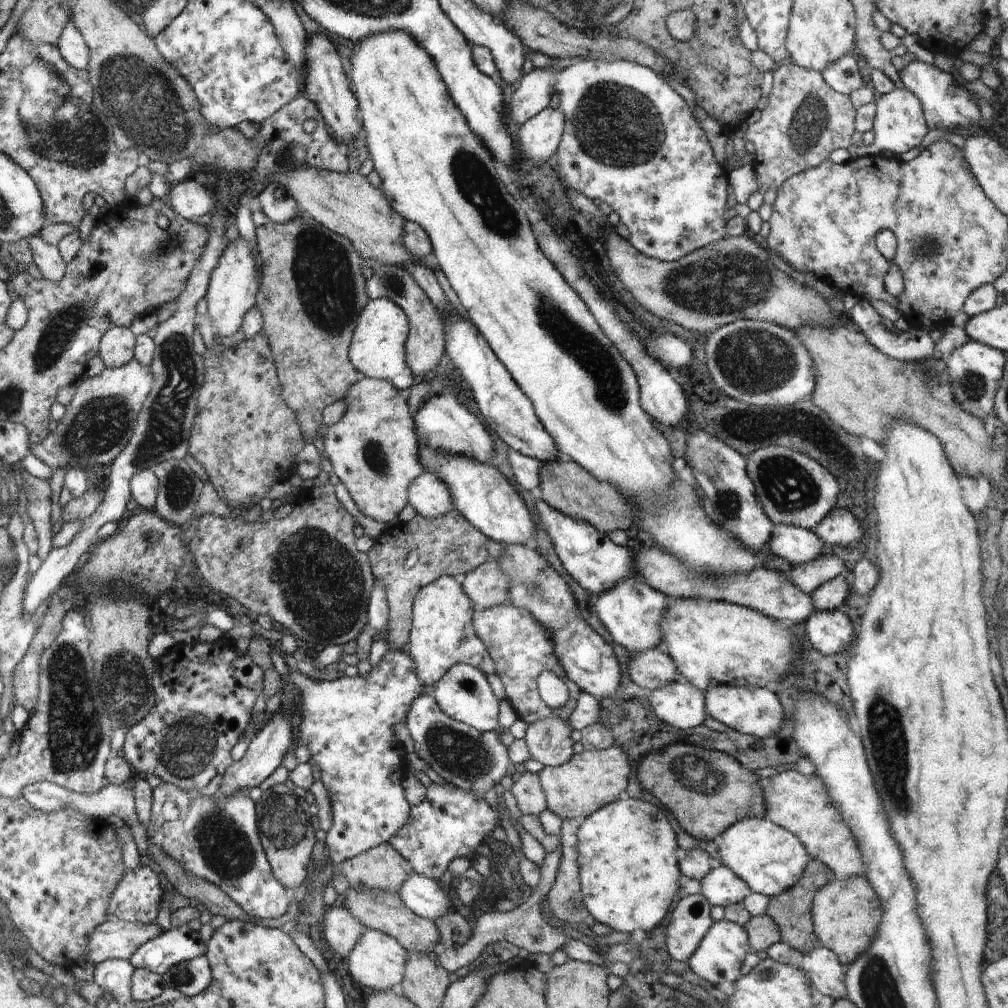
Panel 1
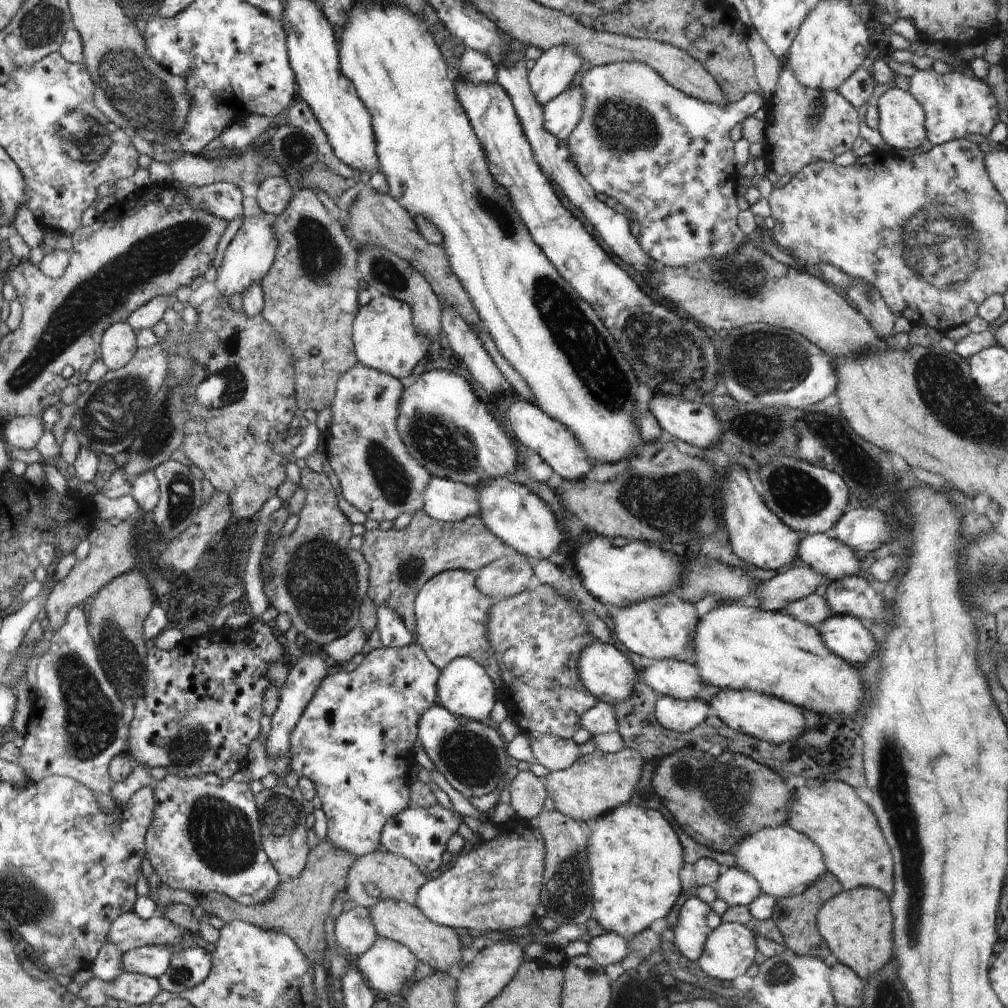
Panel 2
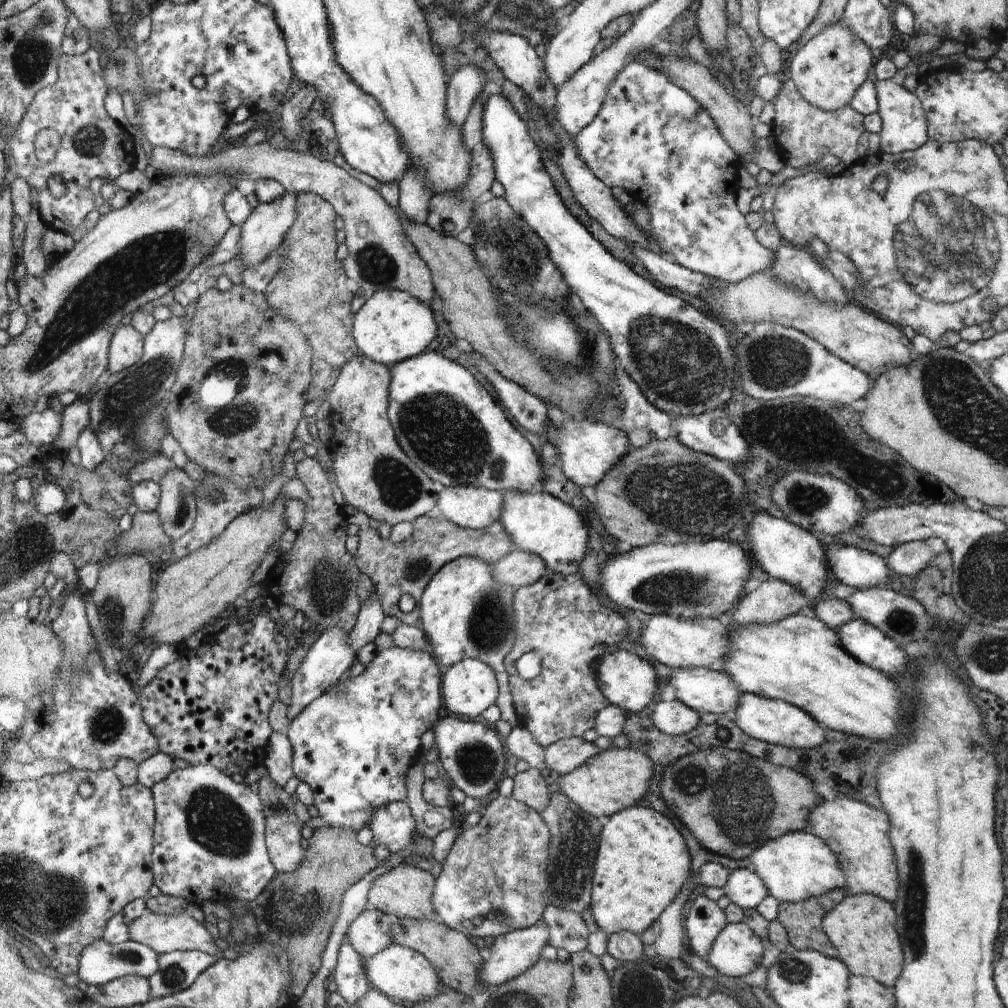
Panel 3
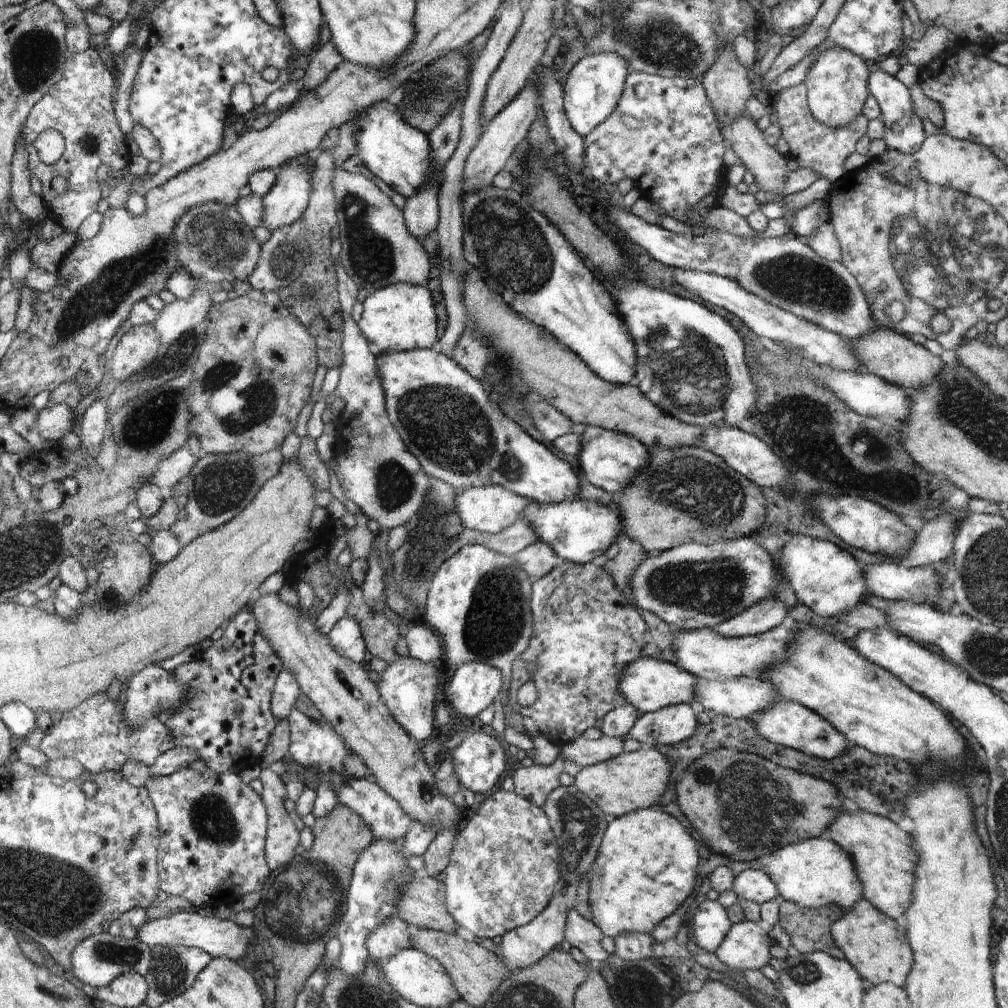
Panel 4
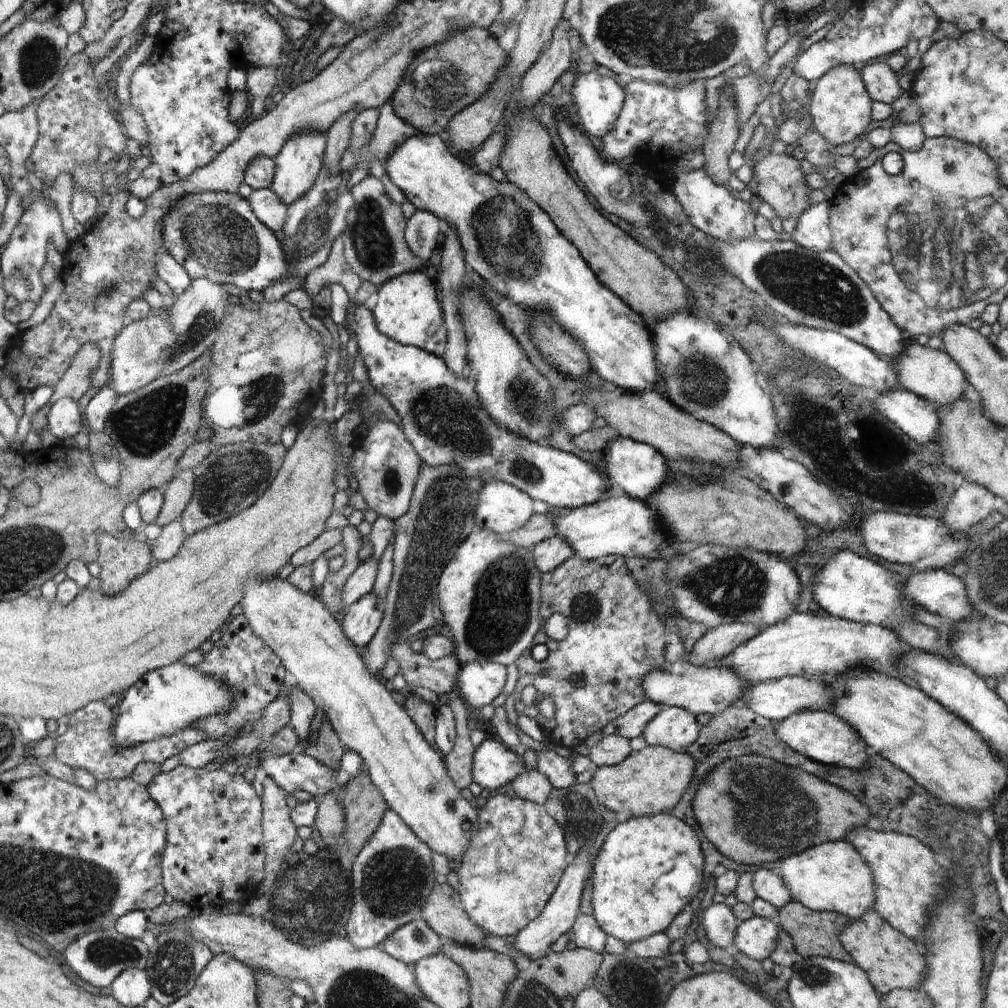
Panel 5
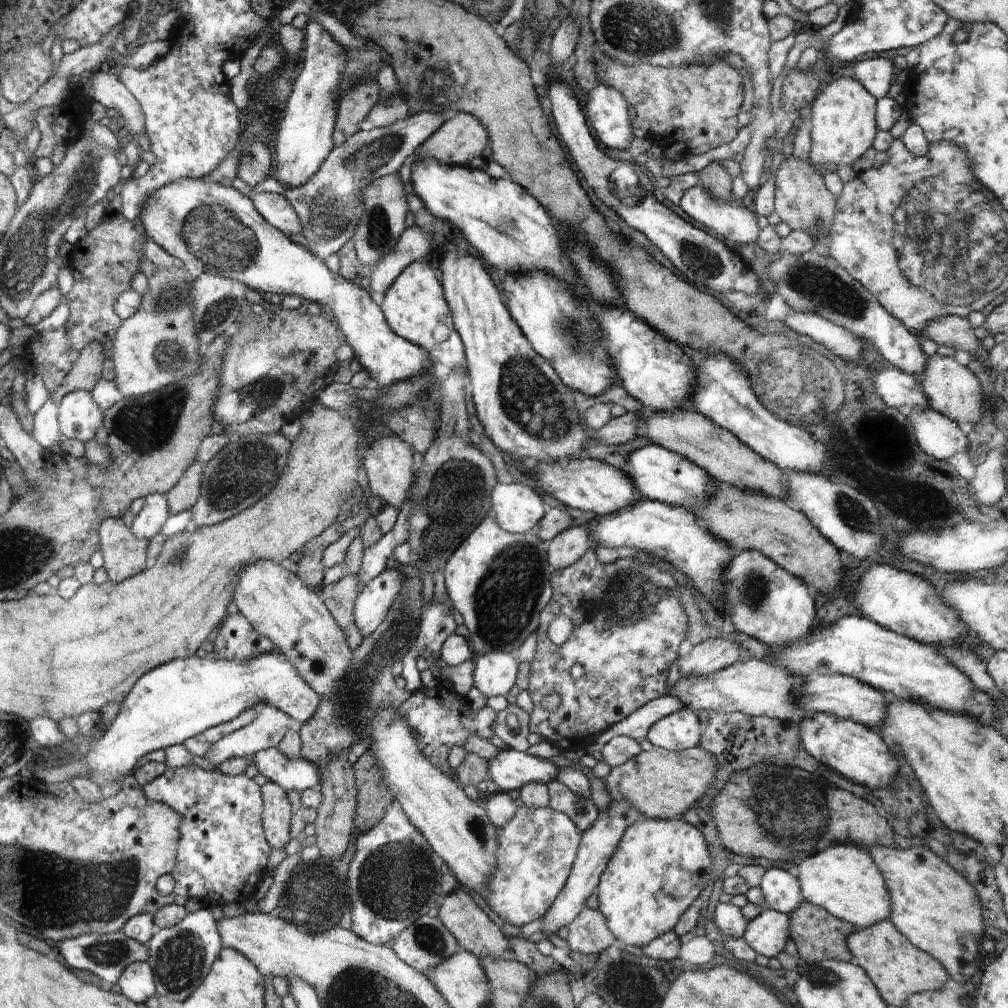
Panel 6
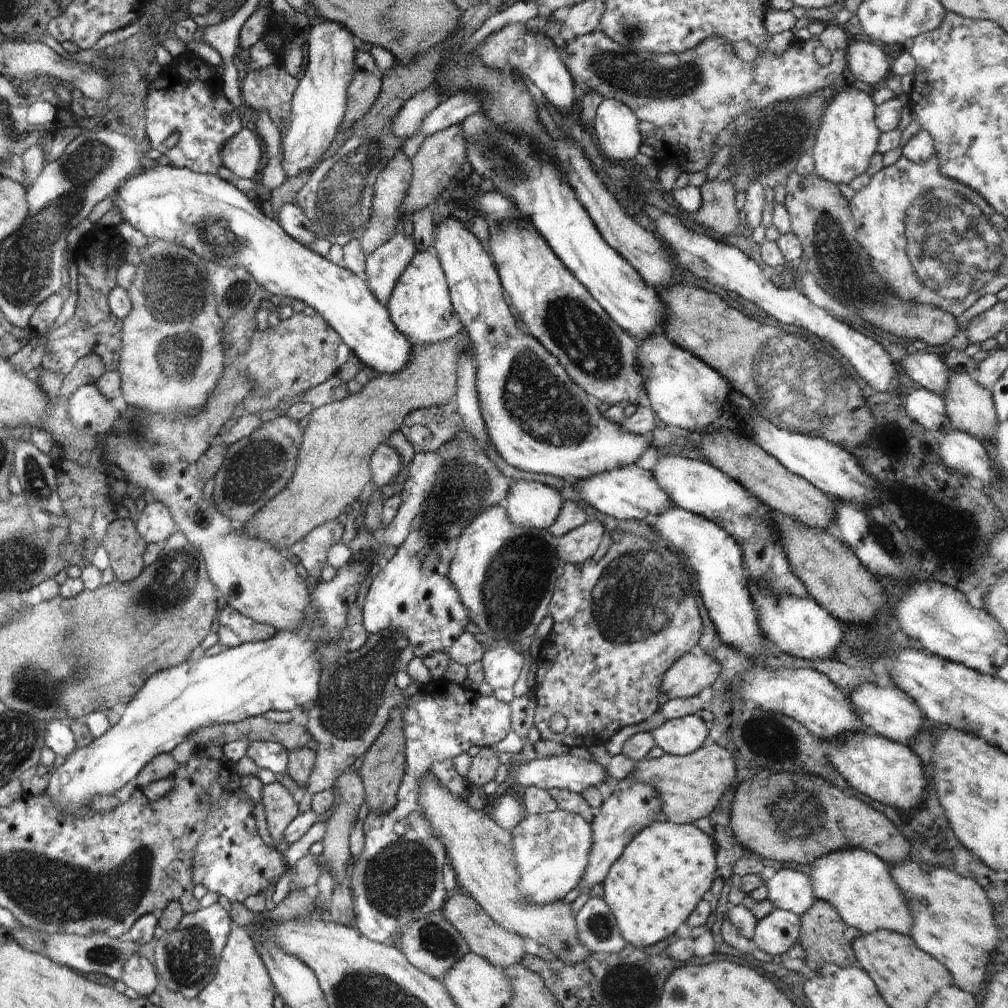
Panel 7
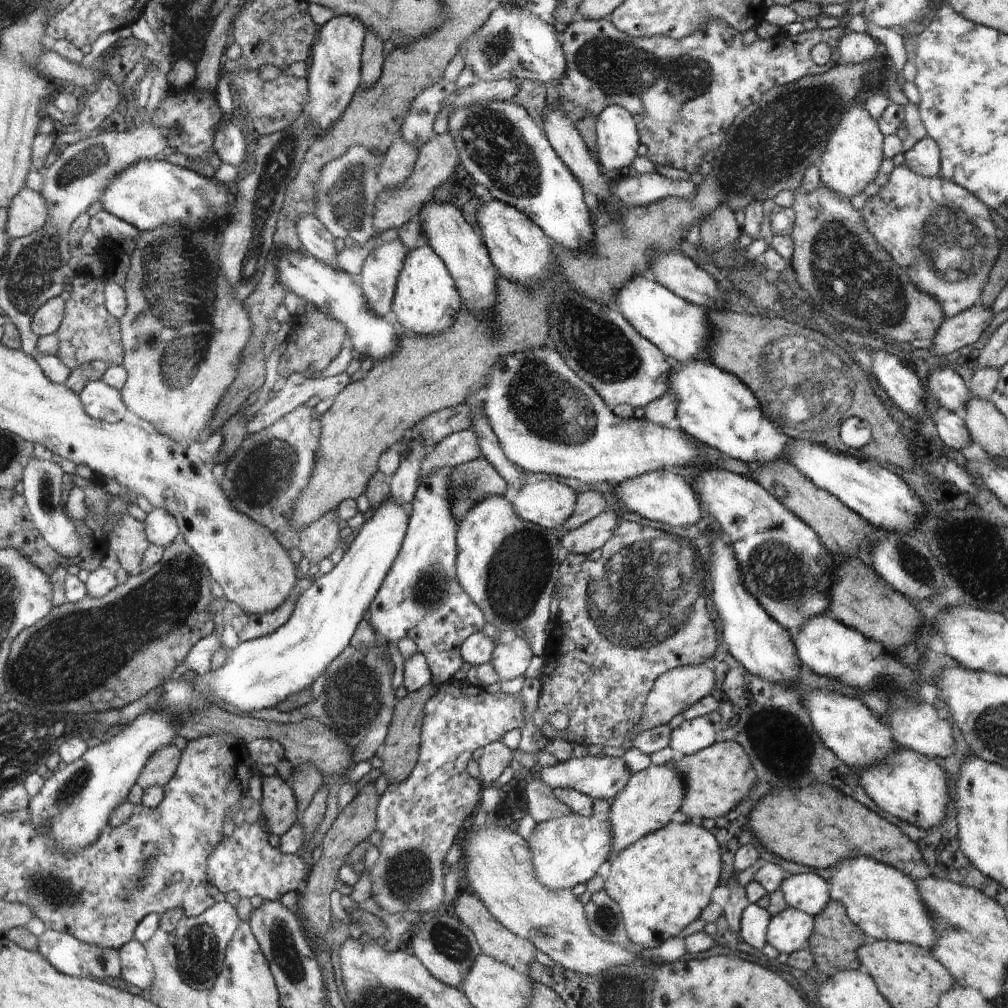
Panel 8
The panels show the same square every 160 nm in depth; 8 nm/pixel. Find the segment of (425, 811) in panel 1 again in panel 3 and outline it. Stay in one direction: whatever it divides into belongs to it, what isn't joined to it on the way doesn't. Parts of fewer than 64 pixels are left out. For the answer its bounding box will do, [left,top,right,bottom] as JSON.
[367,801,434,860]

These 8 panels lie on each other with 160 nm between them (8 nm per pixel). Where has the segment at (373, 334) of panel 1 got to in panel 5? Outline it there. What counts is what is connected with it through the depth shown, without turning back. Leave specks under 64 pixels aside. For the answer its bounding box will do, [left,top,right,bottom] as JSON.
[371,269,447,357]

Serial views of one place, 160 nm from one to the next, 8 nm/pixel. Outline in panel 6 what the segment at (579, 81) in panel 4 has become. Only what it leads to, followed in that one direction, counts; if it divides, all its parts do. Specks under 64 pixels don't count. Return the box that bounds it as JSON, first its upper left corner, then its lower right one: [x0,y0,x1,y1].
[588,82,632,150]

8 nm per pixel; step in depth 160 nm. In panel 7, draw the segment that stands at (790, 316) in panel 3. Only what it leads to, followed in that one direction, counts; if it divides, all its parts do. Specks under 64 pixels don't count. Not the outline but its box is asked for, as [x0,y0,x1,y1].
[942,370,998,441]

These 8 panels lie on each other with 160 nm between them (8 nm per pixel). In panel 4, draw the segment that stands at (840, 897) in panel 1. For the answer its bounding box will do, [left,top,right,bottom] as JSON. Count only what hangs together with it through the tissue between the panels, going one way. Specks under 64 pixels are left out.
[830,898,913,988]

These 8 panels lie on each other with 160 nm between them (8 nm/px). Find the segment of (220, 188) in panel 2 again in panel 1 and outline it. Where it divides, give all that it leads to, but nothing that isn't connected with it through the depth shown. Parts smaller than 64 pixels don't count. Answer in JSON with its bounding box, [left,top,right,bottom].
[168,176,216,221]

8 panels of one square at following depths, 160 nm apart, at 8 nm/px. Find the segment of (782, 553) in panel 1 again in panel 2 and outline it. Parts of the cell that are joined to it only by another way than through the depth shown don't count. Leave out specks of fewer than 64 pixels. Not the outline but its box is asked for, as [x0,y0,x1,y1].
[797,533,861,581]

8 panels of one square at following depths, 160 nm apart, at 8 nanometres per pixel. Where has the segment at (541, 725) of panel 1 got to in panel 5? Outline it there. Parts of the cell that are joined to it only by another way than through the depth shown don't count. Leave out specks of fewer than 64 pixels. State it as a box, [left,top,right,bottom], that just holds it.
[585,735,632,767]

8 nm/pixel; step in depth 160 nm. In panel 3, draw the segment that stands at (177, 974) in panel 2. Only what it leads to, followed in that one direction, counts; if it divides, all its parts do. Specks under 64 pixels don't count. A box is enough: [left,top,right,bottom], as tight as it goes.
[147,950,221,998]

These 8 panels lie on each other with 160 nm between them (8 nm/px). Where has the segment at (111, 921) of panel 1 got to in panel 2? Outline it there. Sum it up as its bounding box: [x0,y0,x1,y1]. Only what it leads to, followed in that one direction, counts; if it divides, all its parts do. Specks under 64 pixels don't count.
[107,910,199,953]

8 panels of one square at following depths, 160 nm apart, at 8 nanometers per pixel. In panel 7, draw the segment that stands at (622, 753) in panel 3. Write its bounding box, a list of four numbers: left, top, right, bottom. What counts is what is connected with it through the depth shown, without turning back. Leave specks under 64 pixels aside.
[633,743,736,823]

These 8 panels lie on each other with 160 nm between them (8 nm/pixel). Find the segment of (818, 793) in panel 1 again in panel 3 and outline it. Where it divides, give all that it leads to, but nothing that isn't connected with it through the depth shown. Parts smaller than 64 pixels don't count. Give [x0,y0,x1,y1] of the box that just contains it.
[808,794,898,906]

